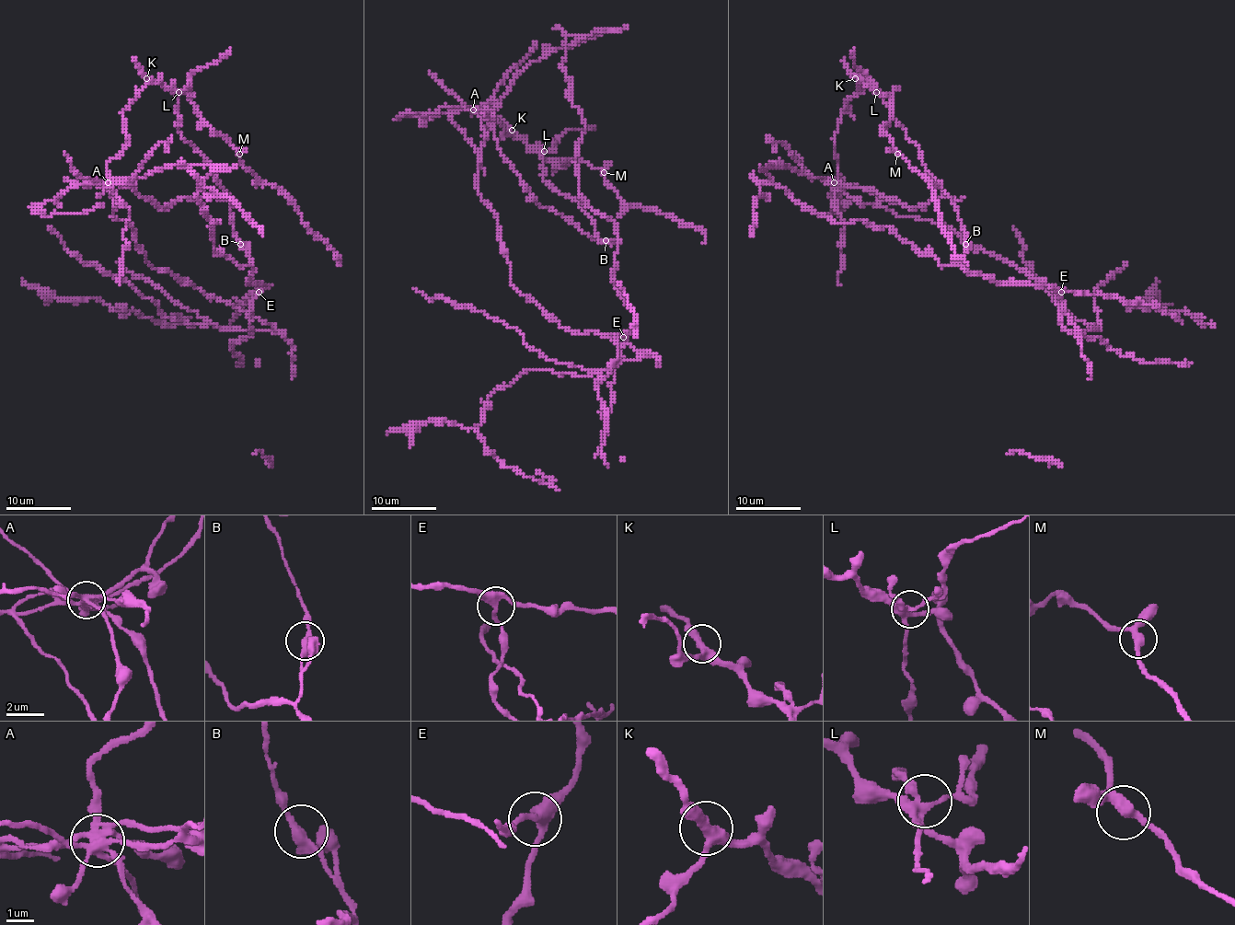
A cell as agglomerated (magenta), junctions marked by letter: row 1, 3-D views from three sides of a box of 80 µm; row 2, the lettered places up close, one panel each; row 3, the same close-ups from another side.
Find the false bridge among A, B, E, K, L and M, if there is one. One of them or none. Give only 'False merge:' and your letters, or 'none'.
False merge: A

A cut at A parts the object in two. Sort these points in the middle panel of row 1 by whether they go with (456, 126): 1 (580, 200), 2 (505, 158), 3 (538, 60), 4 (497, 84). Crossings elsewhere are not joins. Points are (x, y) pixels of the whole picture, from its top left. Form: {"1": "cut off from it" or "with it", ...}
{"1": "cut off from it", "2": "with it", "3": "cut off from it", "4": "with it"}

